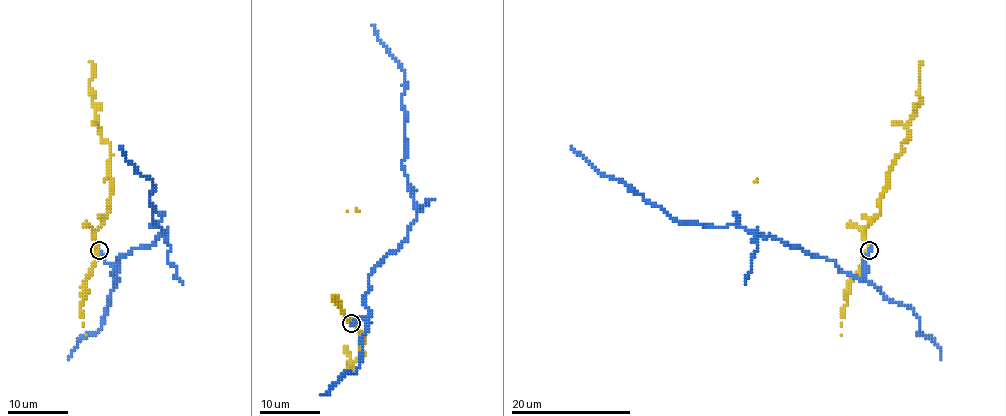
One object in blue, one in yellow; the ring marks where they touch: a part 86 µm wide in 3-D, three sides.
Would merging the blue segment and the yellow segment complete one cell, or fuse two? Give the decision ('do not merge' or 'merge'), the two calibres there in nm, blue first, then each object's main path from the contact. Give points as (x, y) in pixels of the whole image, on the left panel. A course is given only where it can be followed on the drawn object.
do not merge; calibres 220 and 280 nm; course blue (99, 250), (117, 280), (111, 273), (117, 258), (163, 237), (150, 226), (153, 181), (139, 175), (120, 146); course yellow (99, 250), (94, 231), (109, 210), (109, 188), (112, 185), (111, 151), (100, 134), (91, 98), (91, 61)

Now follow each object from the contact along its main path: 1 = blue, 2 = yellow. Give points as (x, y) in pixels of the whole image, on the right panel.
1: (869, 250), (861, 280), (770, 235), (677, 222), (570, 146)
2: (869, 250), (864, 231), (880, 210), (887, 175), (908, 134), (910, 118), (920, 98), (922, 61)

